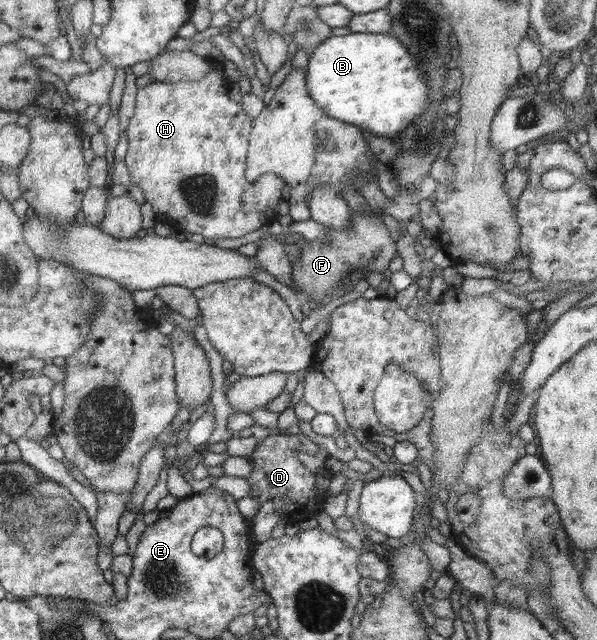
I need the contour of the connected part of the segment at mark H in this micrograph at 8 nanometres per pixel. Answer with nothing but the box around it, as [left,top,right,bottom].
[125,61,287,243]

